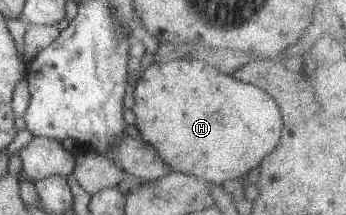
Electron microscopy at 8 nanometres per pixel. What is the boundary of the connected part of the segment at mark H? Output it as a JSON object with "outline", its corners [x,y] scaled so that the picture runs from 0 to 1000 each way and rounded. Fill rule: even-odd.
{"outline":[[[500,274],[477,293],[416,293],[408,363],[393,372],[384,414],[384,456],[379,516],[405,651],[442,684],[465,749],[494,777],[494,800],[558,814],[627,860],[656,833],[705,833],[714,795],[749,772],[754,740],[783,712],[806,656],[812,535],[795,470],[766,423],[639,349],[581,284]]]}

